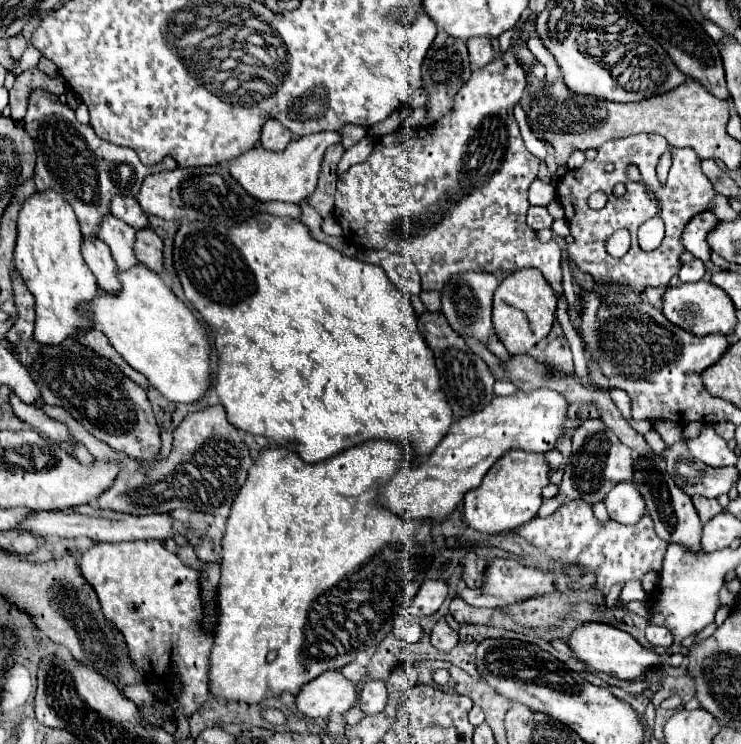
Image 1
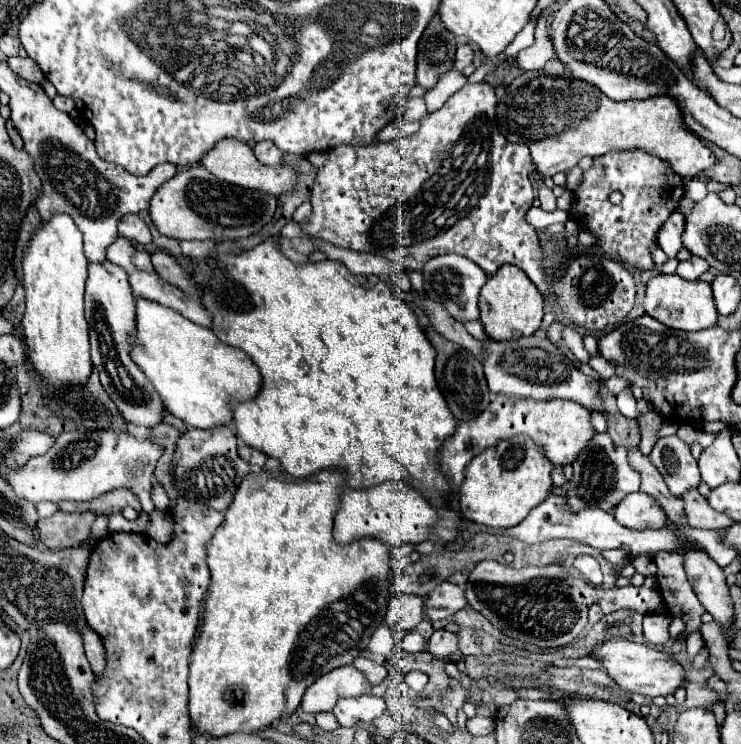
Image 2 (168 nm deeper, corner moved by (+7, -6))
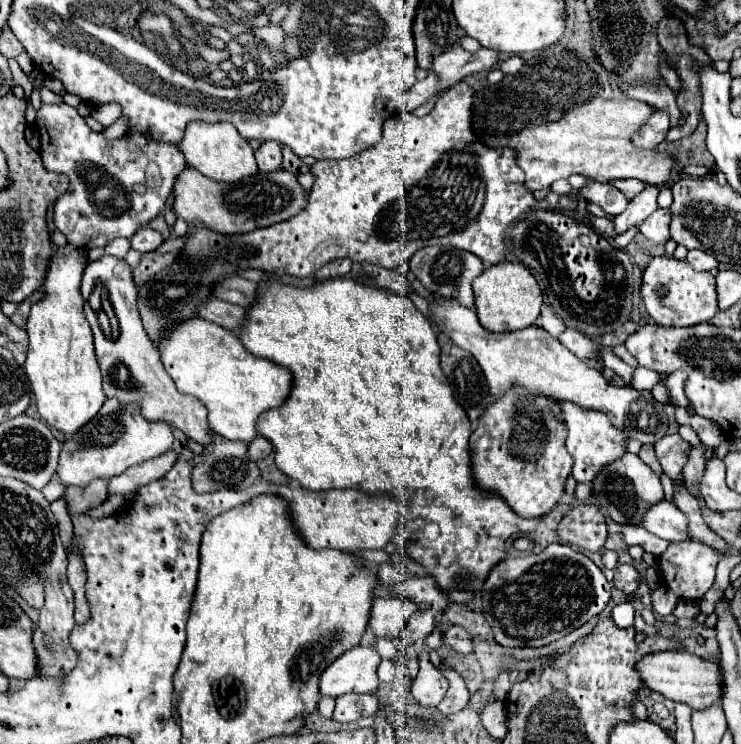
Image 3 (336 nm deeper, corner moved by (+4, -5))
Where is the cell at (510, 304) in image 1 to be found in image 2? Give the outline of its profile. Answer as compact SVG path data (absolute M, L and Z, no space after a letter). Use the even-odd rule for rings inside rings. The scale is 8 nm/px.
M501 266L495 274L489 276L487 284L481 288L479 294L479 310L481 310L481 324L493 340L511 340L521 336L531 336L543 320L545 300L539 294L537 286L519 270L517 266Z

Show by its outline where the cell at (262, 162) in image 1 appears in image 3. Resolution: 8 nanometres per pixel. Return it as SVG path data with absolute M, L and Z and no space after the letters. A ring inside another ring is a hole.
M190 123L186 127L184 139L178 143L178 149L184 153L188 165L192 165L194 169L198 169L200 173L204 173L206 177L210 177L214 181L232 183L232 181L240 181L240 179L246 179L246 177L252 177L254 173L258 173L254 149L250 147L250 143L246 139L242 139L236 133L236 127L230 123L214 123L214 125Z

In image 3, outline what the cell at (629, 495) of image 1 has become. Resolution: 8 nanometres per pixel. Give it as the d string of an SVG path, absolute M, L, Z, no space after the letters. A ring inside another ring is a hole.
M662 499L646 509L640 525L646 531L650 531L666 541L672 541L672 543L688 539L688 521L686 521L684 513L666 499Z

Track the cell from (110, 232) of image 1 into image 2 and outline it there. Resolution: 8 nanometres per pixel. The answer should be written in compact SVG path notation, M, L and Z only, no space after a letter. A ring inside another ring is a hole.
M119 236L119 238L107 248L107 260L113 262L113 264L117 264L117 266L121 266L121 268L129 274L129 284L131 284L133 294L135 294L137 298L147 298L147 300L159 302L159 304L163 304L163 306L167 306L167 308L177 310L181 316L189 318L189 320L195 322L195 324L201 324L201 326L205 326L205 328L211 326L211 312L209 312L205 306L201 306L199 300L187 298L179 288L175 288L175 286L169 284L169 282L163 282L163 278L159 278L159 274L155 274L155 268L151 266L151 256L149 256L145 250L135 250L133 244L131 244L127 238Z

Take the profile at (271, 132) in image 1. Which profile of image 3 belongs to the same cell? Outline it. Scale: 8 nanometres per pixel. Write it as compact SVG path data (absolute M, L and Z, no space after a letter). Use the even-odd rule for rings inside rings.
M266 141L256 149L256 163L260 167L260 171L270 173L270 171L278 171L280 163L282 163L282 147L278 143Z

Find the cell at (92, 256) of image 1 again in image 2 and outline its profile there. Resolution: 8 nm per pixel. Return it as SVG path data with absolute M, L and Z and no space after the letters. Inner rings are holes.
M89 264L89 278L85 286L85 316L89 322L90 356L93 366L99 370L99 378L103 382L103 388L115 402L119 414L127 424L153 428L159 422L163 422L163 412L167 410L163 406L163 400L159 398L157 390L151 386L143 370L135 366L131 360L131 346L135 346L135 338L131 338L131 332L135 332L135 296L131 292L131 286L127 282L127 272L115 264Z

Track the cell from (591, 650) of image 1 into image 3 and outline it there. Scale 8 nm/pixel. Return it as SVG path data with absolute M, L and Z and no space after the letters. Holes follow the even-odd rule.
M686 651L648 653L636 663L636 671L648 689L664 695L670 701L682 701L692 709L706 709L720 697L718 661L706 661Z

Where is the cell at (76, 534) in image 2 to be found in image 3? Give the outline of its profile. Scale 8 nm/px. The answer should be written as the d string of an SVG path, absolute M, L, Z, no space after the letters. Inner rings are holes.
M92 481L86 489L66 489L64 499L68 505L68 515L84 515L88 509L96 509L106 501L106 481Z

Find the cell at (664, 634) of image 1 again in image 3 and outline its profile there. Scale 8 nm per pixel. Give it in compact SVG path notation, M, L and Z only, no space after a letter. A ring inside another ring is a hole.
M660 587L652 591L652 609L660 617L670 617L676 605L678 605L678 597L670 589Z

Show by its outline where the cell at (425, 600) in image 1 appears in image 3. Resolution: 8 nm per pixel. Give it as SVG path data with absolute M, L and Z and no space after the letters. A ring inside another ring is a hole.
M376 597L370 615L370 631L376 637L400 637L410 617L410 605L400 597Z

